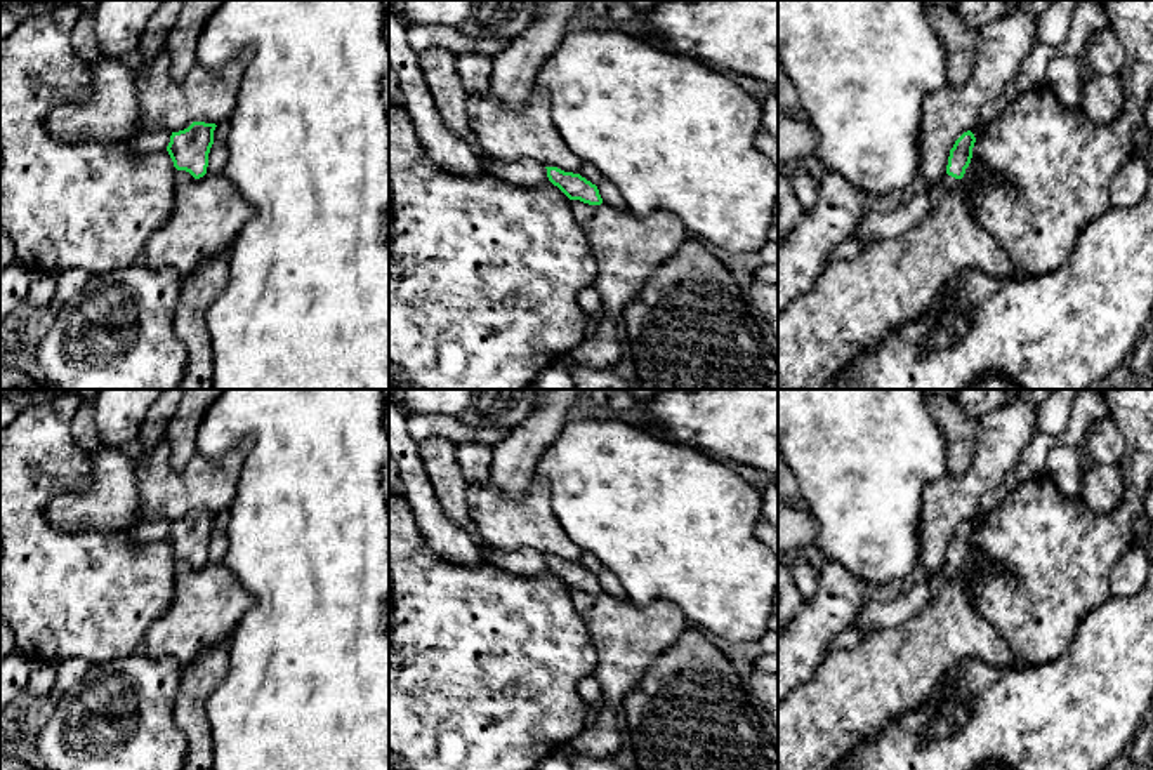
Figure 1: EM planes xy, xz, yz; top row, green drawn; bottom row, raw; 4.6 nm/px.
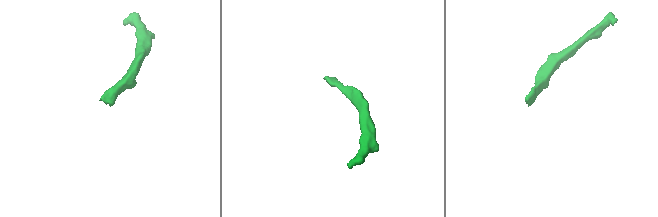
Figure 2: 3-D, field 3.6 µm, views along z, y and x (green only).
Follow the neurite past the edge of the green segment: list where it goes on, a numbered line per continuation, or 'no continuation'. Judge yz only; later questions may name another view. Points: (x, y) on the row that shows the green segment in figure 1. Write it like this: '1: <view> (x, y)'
1: yz (947, 183)

